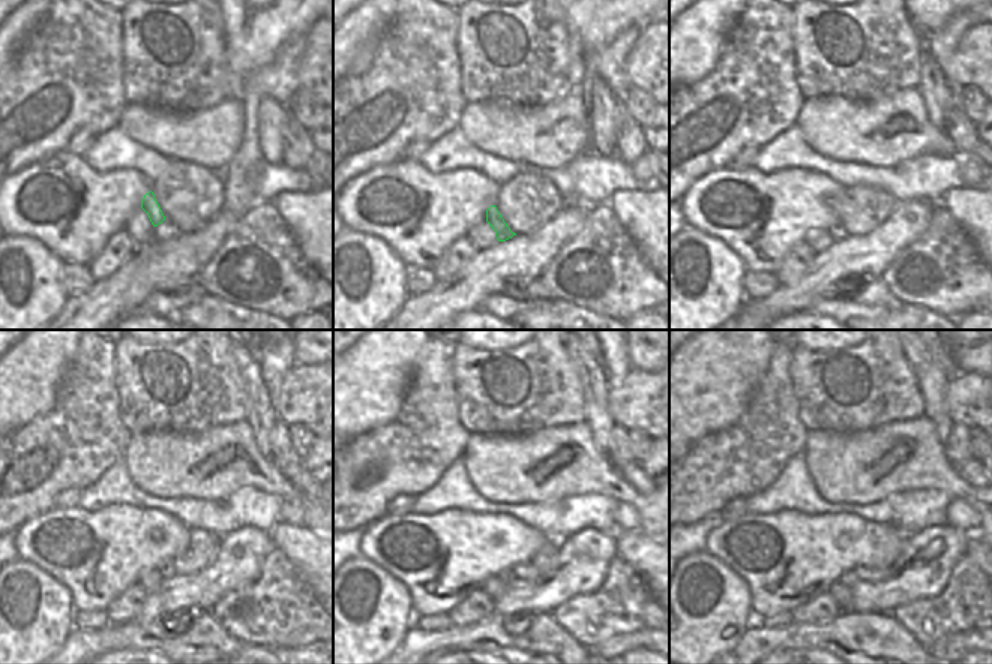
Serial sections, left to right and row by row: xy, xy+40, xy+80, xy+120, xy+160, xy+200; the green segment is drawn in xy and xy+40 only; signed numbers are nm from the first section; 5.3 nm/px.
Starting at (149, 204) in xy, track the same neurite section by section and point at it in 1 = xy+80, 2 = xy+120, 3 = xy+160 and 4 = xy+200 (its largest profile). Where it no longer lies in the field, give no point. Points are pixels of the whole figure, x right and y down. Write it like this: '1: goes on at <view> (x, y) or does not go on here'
1: goes on at xy+80 (838, 231)
2: goes on at xy+120 (167, 571)
3: goes on at xy+160 (508, 576)
4: goes on at xy+200 (848, 577)

